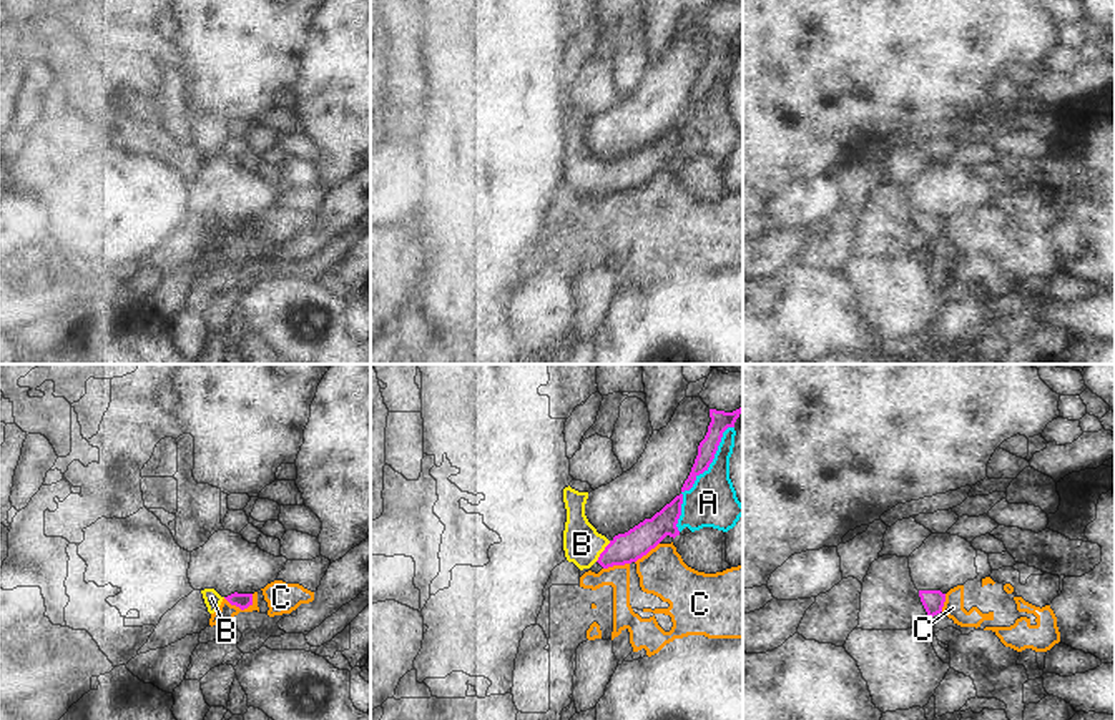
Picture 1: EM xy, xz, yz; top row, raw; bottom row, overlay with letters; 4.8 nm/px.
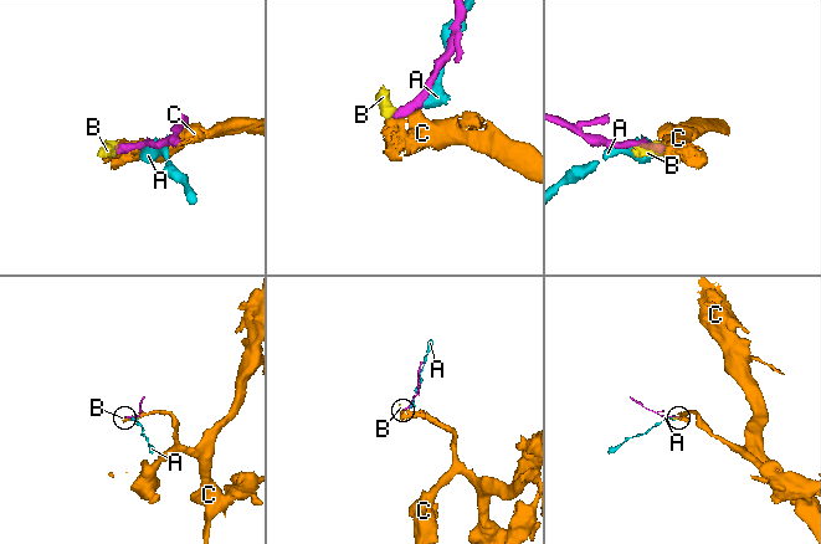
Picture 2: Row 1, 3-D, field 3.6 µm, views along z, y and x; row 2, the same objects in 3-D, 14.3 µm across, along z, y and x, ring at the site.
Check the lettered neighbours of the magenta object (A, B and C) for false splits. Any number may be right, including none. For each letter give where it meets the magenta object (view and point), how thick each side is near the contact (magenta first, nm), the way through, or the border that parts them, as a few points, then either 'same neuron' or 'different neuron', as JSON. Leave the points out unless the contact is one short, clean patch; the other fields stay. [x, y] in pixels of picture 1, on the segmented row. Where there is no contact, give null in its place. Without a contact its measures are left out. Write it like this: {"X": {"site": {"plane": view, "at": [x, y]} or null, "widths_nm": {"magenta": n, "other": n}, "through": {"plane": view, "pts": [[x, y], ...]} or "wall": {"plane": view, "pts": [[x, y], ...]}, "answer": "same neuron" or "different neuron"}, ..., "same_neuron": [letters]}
{"A": {"site": {"plane": "xz", "at": [695, 478]}, "widths_nm": {"magenta": 90, "other": 240}, "wall": {"plane": "xz", "pts": [[733, 426], [723, 433], [713, 461], [683, 493], [678, 531]]}, "answer": "different neuron"}, "B": {"site": {"plane": "xz", "at": [604, 551]}, "widths_nm": {"magenta": 150, "other": 190}, "through": {"plane": "xz", "pts": [[627, 547], [604, 551], [582, 544]]}, "answer": "same neuron"}, "C": {"site": {"plane": "xy", "at": [240, 607]}, "widths_nm": {"magenta": 80, "other": 90}, "wall": {"plane": "xy", "pts": [[225, 597], [241, 609], [253, 604]]}, "answer": "different neuron"}, "same_neuron": ["B"]}

